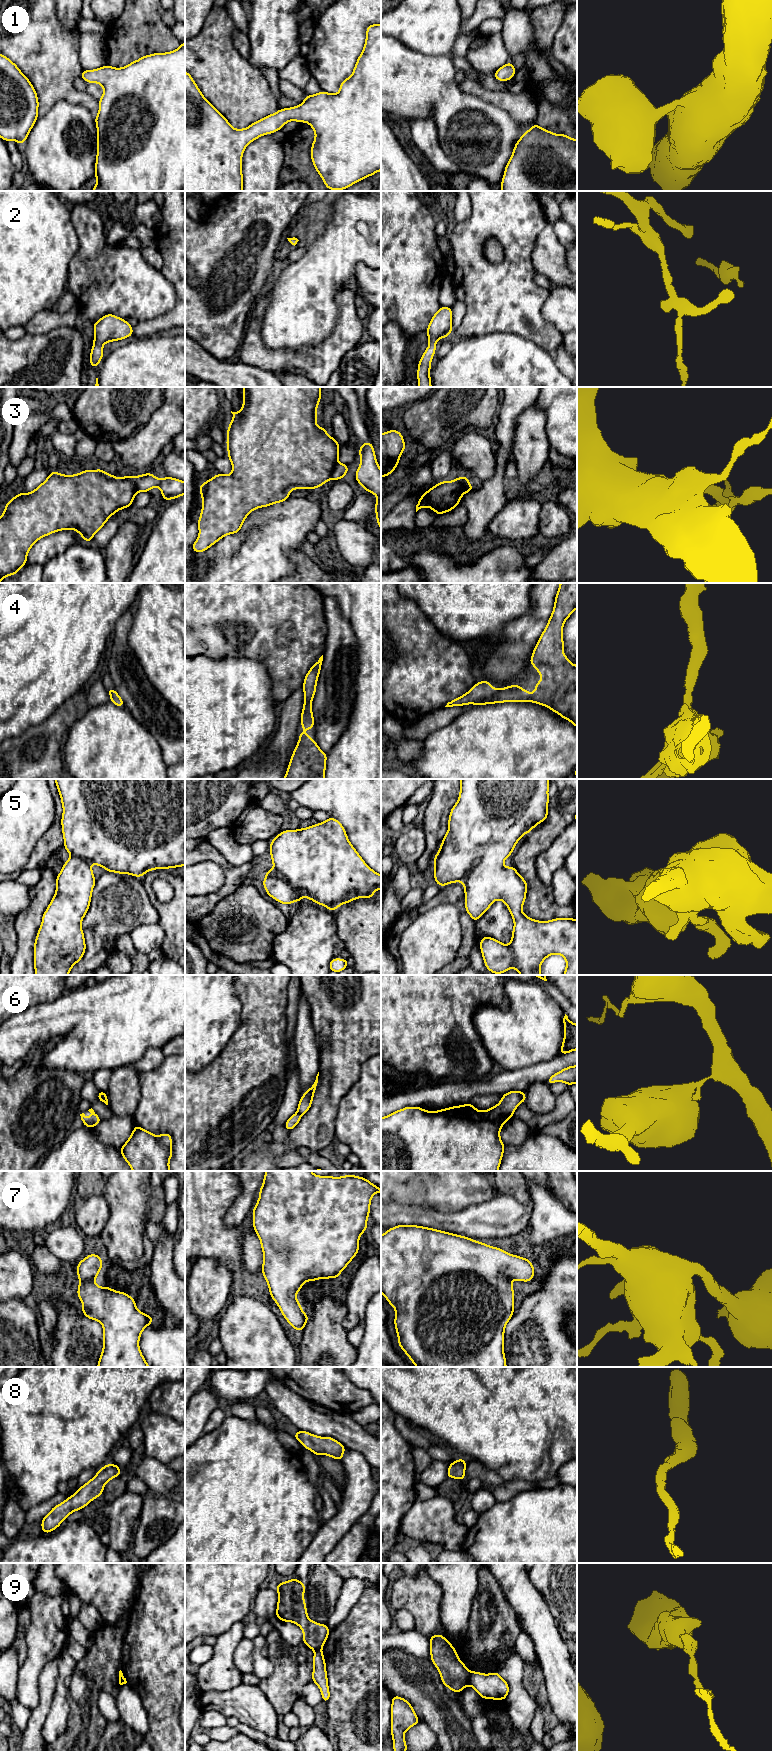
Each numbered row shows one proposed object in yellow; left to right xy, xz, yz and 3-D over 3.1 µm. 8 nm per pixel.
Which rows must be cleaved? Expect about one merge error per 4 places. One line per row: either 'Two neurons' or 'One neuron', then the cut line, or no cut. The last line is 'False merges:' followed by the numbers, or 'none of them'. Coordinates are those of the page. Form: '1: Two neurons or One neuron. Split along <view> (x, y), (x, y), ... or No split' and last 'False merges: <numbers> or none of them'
1: One neuron. No split
2: One neuron. No split
3: Two neurons. Split along yz (459, 477), (462, 486), (469, 491)
4: One neuron. No split
5: One neuron. No split
6: Two neurons. Split along xz (297, 1111), (301, 1115)
7: One neuron. No split
8: One neuron. No split
9: Two neurons. Split along yz (470, 1672), (467, 1683)
False merges: 3, 6, 9

